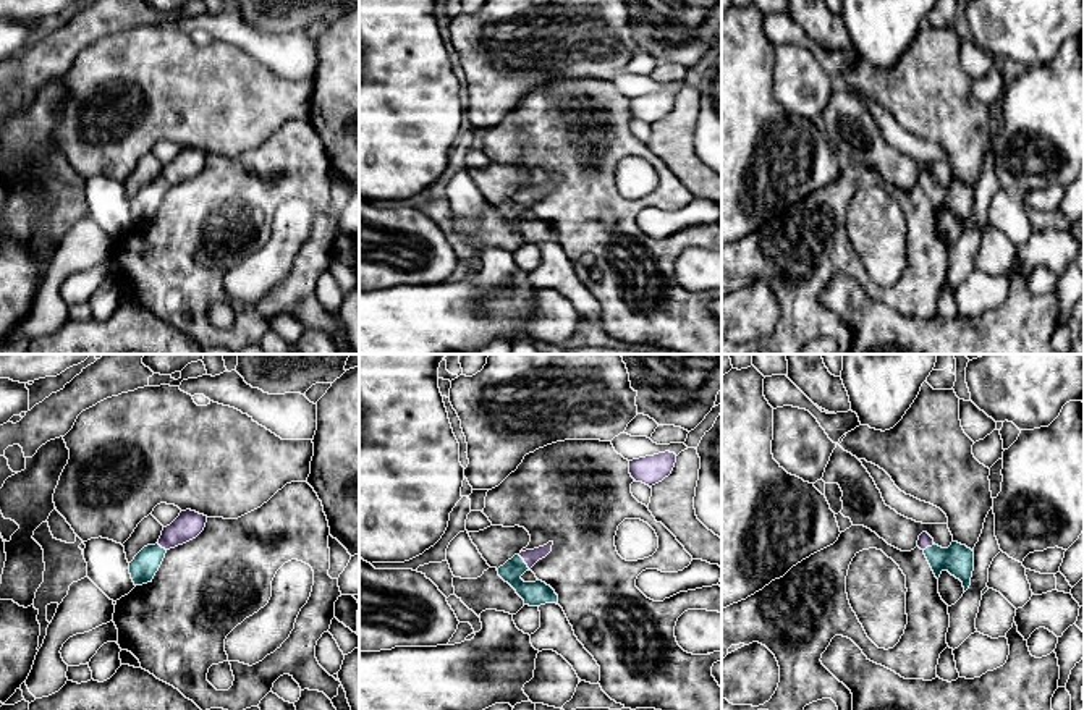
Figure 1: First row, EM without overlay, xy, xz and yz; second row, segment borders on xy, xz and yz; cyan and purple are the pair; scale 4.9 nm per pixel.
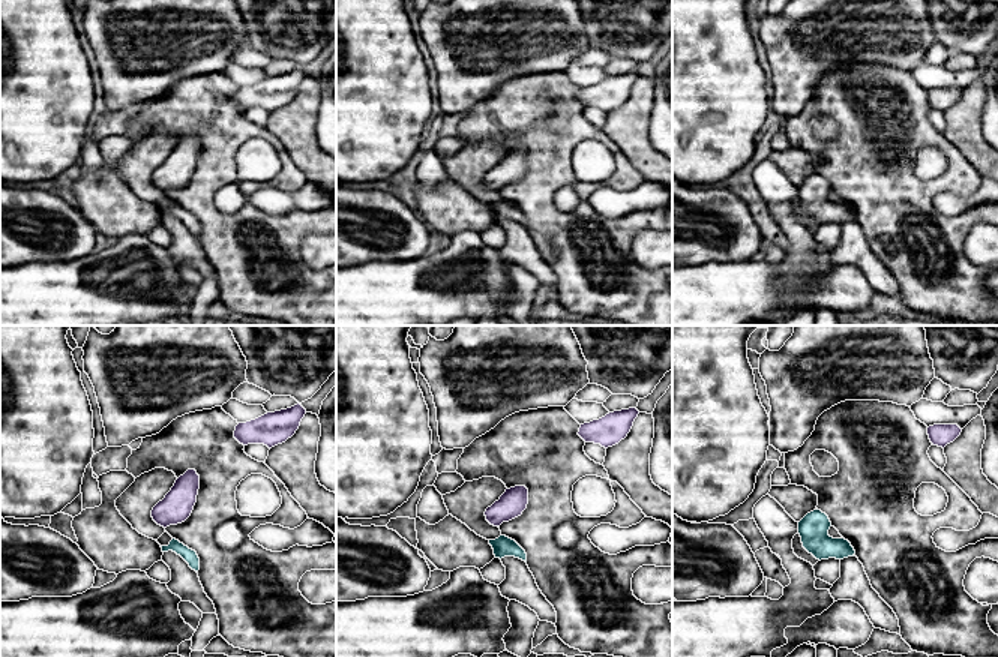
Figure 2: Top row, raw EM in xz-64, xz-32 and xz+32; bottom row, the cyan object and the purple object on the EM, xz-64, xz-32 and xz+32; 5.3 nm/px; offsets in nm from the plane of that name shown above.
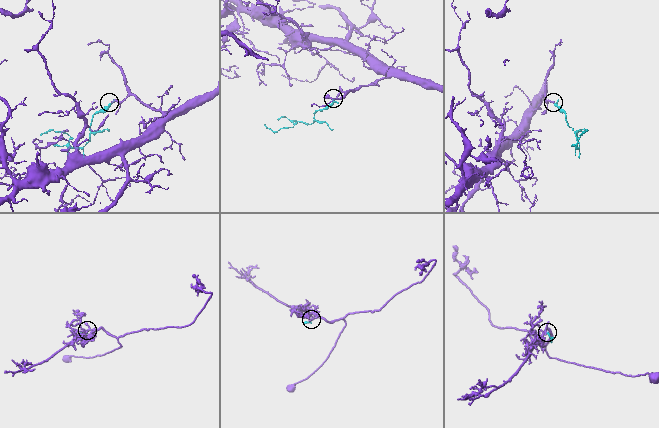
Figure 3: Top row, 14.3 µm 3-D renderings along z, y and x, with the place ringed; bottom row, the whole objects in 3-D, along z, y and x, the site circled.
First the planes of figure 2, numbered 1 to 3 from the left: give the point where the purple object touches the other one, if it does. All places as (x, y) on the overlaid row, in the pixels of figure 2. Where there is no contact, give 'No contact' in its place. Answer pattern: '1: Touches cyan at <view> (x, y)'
1: No contact
2: No contact
3: No contact

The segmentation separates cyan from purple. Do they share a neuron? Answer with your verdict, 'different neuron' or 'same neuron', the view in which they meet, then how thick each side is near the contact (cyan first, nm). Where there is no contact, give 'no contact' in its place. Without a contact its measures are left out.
same neuron; contact in xz; calibres 130 and 80 nm

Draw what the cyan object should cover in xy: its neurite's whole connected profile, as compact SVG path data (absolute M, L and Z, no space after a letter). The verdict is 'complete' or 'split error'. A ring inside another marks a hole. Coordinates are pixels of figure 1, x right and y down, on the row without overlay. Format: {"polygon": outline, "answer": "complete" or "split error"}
{"polygon": "M186 147L167 165L155 183L144 184L129 201L134 223L152 220L170 186L196 176L205 165L207 154Z", "answer": "split error"}

